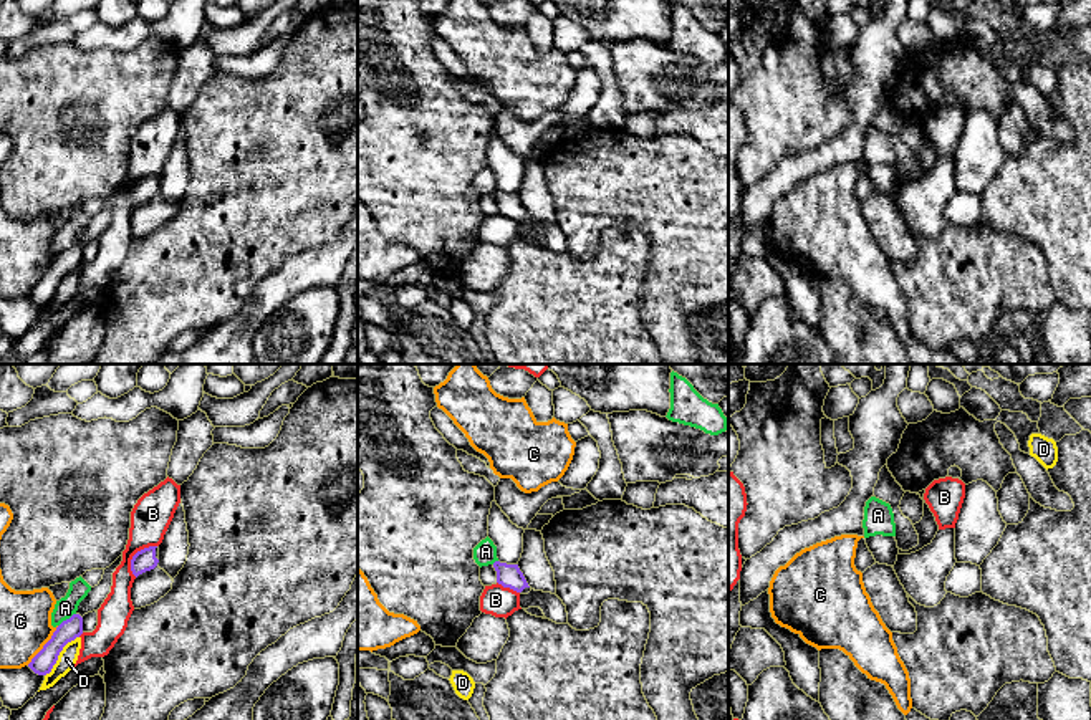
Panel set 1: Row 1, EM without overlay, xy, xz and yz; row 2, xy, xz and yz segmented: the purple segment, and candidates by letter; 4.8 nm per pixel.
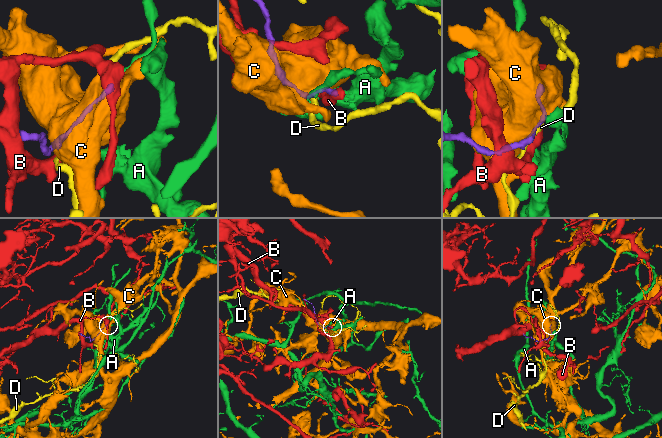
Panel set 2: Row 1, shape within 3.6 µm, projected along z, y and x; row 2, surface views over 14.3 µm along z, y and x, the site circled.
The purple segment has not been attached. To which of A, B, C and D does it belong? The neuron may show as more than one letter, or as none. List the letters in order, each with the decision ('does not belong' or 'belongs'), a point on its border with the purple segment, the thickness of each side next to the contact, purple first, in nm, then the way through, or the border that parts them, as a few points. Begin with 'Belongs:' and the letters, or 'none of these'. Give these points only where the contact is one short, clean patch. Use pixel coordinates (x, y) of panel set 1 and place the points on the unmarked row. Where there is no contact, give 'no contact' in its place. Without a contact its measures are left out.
Belongs: none of these
A: does not belong; contact xy (67, 249); calibres 110 and 100 nm
B: does not belong; contact xy (134, 184); calibres 110 and 190 nm
C: does not belong; contact xy (43, 275); calibres 110 and 260 nm
D: does not belong; contact xy (58, 283); calibres 110 and 90 nm

